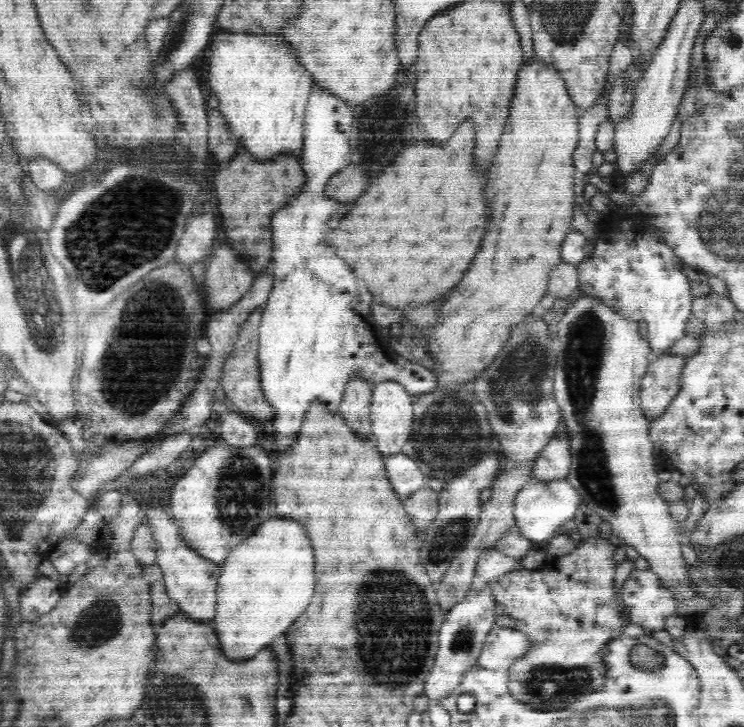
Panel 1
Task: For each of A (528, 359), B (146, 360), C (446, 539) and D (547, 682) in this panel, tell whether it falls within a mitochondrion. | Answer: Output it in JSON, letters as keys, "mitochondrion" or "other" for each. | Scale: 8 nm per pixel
{"A":"mitochondrion","B":"mitochondrion","C":"mitochondrion","D":"mitochondrion"}

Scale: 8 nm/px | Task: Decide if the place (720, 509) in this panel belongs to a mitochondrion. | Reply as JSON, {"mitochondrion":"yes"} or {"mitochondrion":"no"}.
{"mitochondrion":"no"}

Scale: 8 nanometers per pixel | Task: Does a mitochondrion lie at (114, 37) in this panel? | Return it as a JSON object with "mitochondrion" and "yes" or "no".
{"mitochondrion":"no"}

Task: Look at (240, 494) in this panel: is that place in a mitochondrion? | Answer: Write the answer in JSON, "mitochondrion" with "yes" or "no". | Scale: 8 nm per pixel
{"mitochondrion":"yes"}

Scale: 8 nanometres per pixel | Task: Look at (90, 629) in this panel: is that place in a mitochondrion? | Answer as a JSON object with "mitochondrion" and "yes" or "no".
{"mitochondrion":"yes"}

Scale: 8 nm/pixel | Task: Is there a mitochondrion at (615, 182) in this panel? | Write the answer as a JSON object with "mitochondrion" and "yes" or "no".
{"mitochondrion":"no"}

